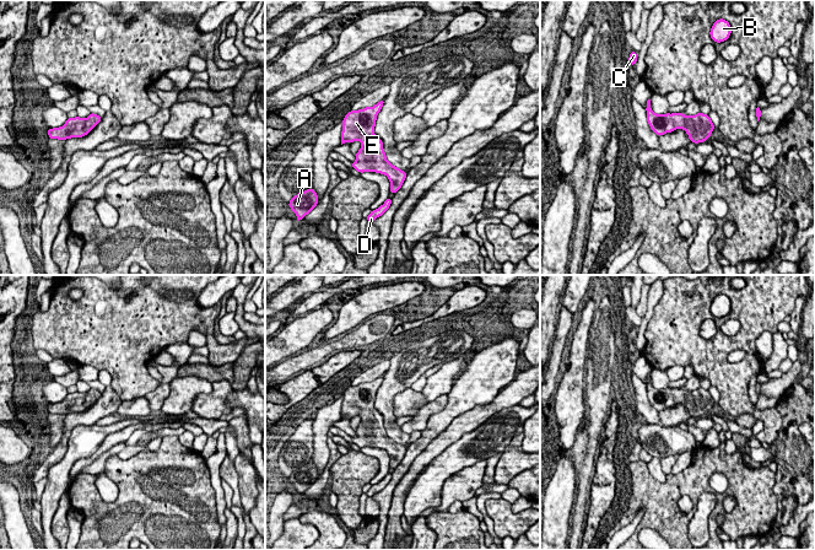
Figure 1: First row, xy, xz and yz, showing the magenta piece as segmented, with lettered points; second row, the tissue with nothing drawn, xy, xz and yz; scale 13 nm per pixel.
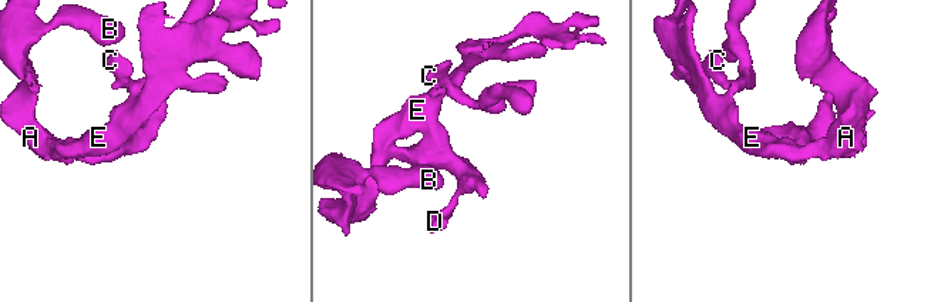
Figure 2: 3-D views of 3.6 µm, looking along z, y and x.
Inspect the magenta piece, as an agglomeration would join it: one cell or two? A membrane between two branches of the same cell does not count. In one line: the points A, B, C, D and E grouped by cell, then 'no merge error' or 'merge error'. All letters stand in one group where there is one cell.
groups A B C D E; no merge error

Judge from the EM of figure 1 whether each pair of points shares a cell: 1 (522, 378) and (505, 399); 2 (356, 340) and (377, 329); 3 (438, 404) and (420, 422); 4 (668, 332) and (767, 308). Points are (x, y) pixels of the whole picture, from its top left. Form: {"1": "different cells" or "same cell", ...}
{"1": "same cell", "2": "same cell", "3": "same cell", "4": "same cell"}

